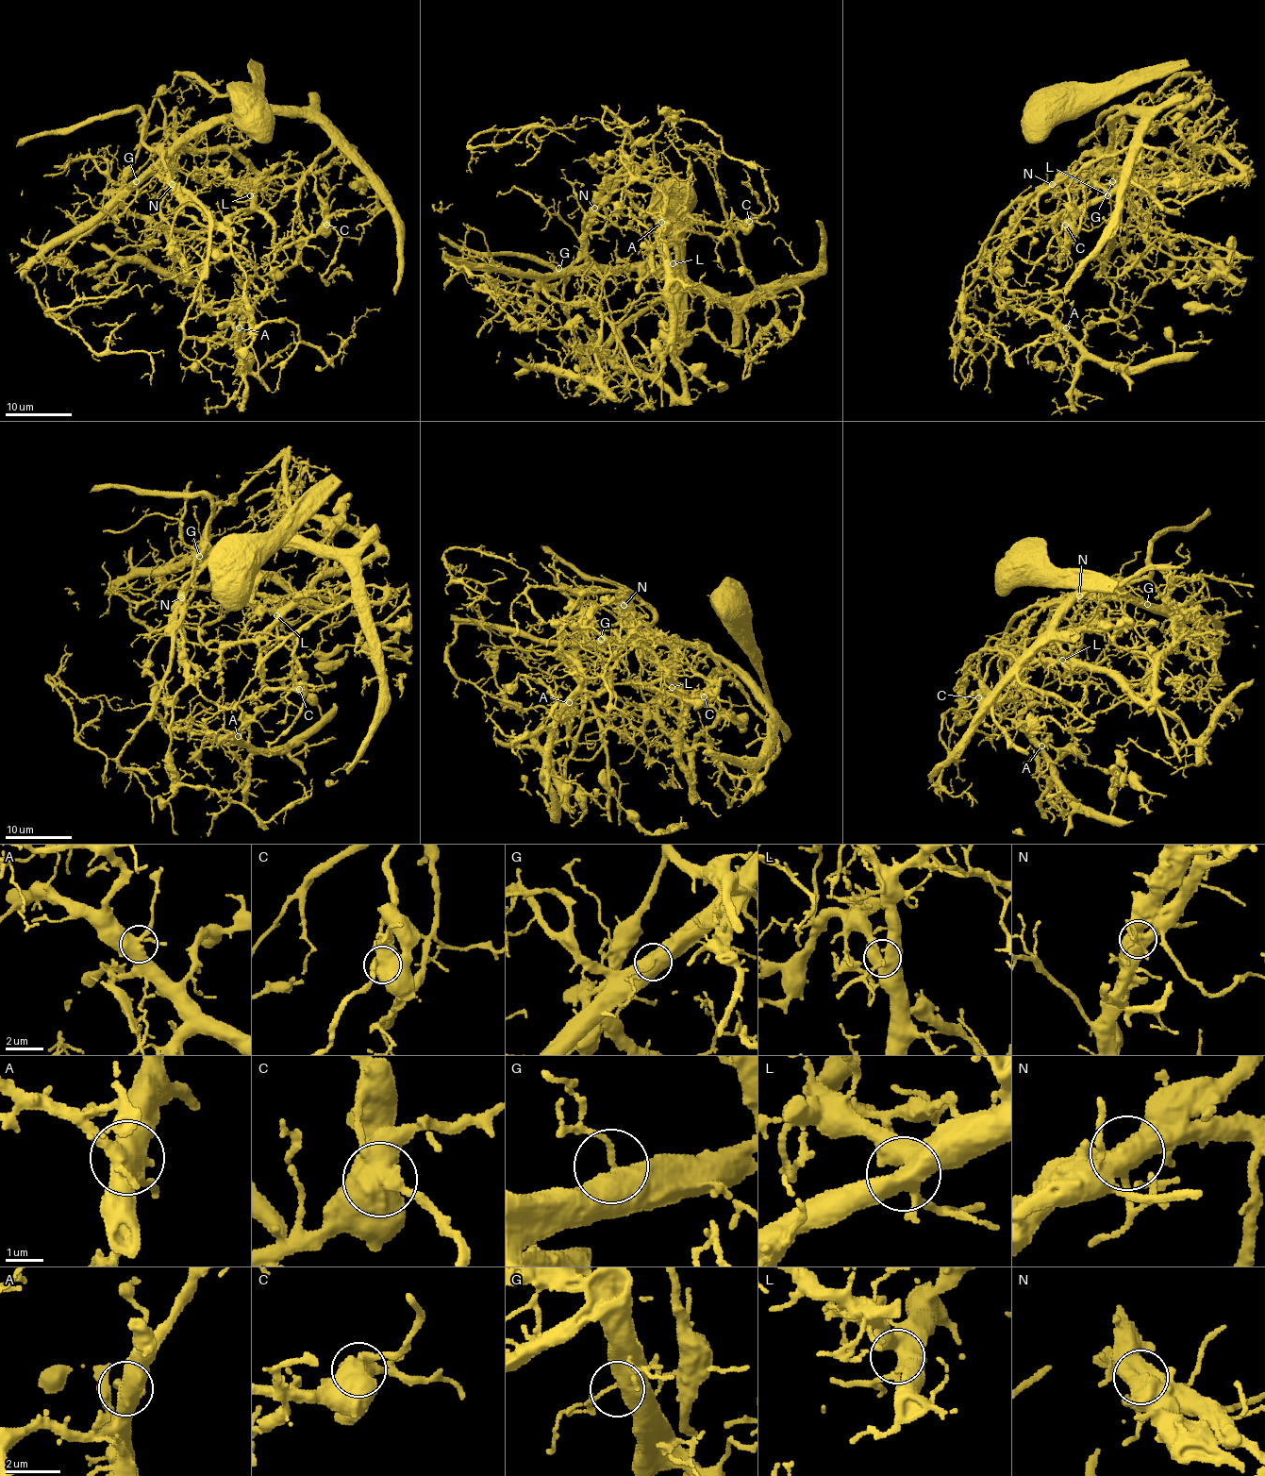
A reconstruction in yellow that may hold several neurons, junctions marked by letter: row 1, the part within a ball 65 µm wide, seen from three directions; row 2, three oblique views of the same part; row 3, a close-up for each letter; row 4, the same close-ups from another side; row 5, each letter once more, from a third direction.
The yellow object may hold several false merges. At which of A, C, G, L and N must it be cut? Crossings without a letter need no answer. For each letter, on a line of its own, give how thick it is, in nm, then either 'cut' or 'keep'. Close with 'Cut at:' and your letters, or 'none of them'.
A: 440 nm | keep
C: 600 nm | cut
G: 440 nm | keep
L: 500 nm | keep
N: 750 nm | cut
Cut at: C, N

